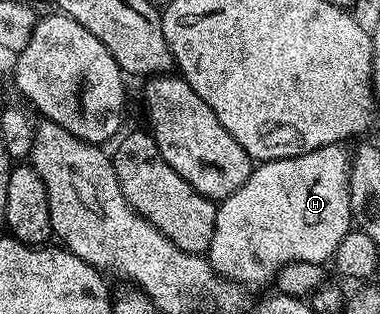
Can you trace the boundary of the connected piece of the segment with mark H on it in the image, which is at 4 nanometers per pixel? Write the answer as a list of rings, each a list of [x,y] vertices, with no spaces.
[[[341,144],[288,159],[263,161],[250,178],[216,208],[208,260],[216,272],[237,285],[266,285],[293,261],[329,262],[344,235],[352,231],[350,159]]]

